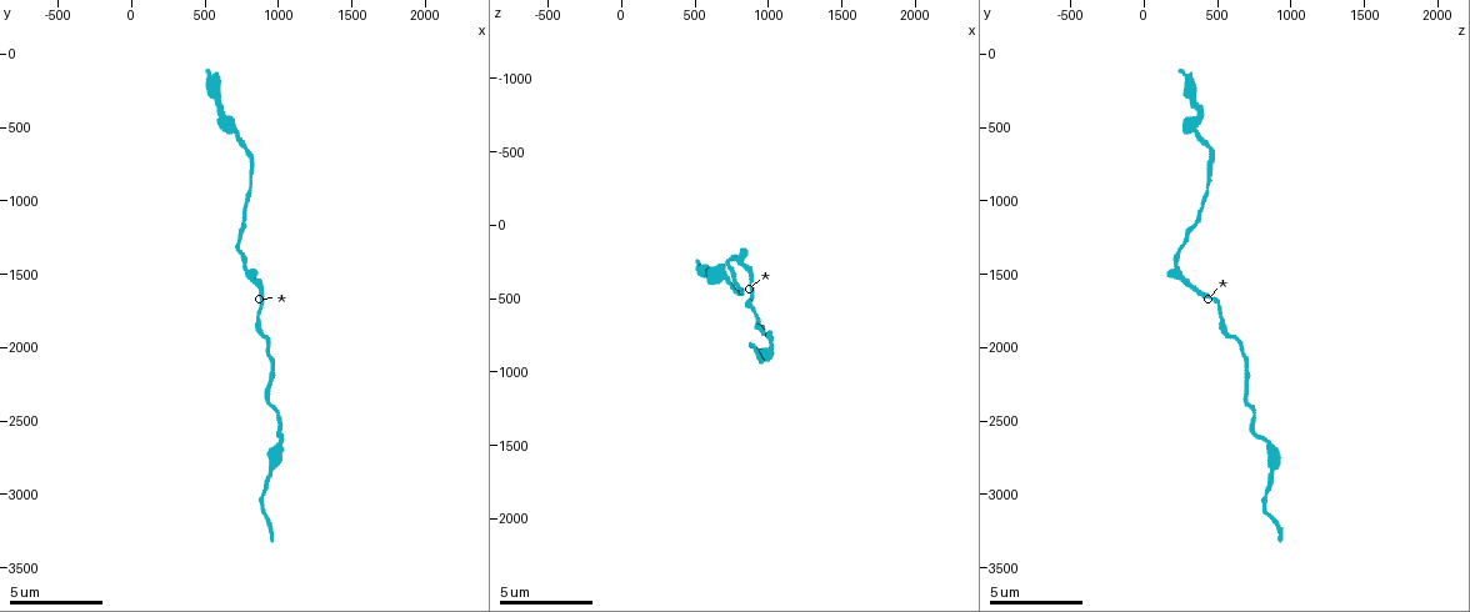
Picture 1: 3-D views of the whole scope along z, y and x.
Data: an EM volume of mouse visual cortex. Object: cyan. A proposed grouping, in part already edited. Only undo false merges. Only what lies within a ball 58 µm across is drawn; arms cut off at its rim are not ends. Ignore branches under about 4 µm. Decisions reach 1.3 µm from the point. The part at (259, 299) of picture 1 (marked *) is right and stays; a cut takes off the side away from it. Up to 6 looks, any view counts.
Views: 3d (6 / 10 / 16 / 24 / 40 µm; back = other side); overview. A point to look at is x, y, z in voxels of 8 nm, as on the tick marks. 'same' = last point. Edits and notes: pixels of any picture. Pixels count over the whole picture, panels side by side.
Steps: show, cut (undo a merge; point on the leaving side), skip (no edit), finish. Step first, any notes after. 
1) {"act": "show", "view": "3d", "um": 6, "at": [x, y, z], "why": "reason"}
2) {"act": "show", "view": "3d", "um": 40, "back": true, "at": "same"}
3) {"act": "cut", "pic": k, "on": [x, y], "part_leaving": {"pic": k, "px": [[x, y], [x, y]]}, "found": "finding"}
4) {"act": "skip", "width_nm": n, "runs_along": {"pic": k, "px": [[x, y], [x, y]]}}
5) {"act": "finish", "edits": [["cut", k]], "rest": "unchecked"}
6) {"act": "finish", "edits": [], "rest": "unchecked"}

{"act": "show", "view": "3d", "um": 10, "at": [780, 1400, 220], "why": "two arms at a narrow angle"}

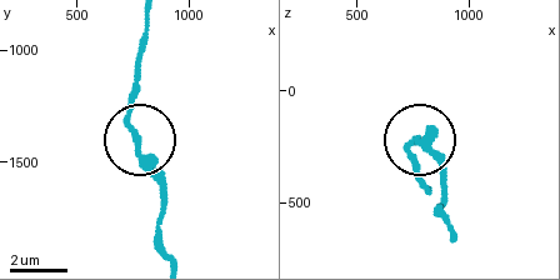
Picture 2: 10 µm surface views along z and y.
{"act": "skip", "runs_along": {"pic": 2, "px": [[159, 198], [130, 114], [138, 65]]}, "found": "continuous, no second neuron"}

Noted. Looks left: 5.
{"act": "show", "view": "3d", "um": 16, "at": [940, 1960, 660]}

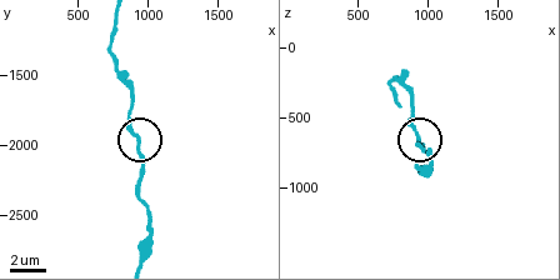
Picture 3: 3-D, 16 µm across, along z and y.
{"act": "show", "view": "3d", "um": 6, "at": "same", "why": "closer look"}

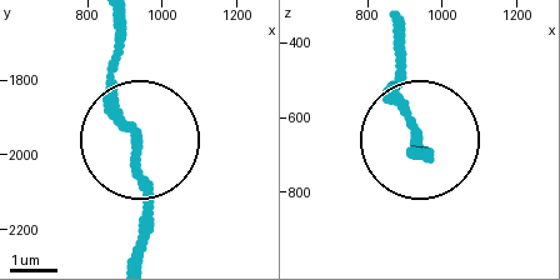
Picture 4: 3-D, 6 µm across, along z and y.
{"act": "skip", "found": "all the same neuron"}

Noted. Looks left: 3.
{"act": "show", "view": "3d", "um": 6, "at": [740, 600, 420], "why": "calibre changes"}

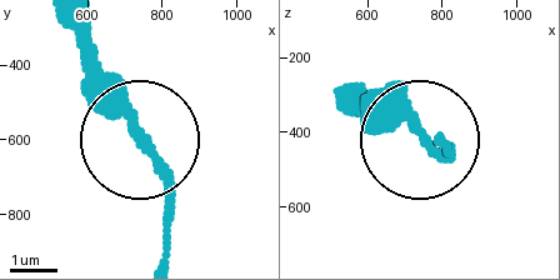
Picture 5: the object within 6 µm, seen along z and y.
{"act": "skip", "width_nm": 210, "runs_along": {"pic": 5, "px": [[439, 143], [408, 123], [340, 110]]}, "found": "one neuron here"}

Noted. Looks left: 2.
{"act": "finish", "edits": [], "rest": "unchecked"}

